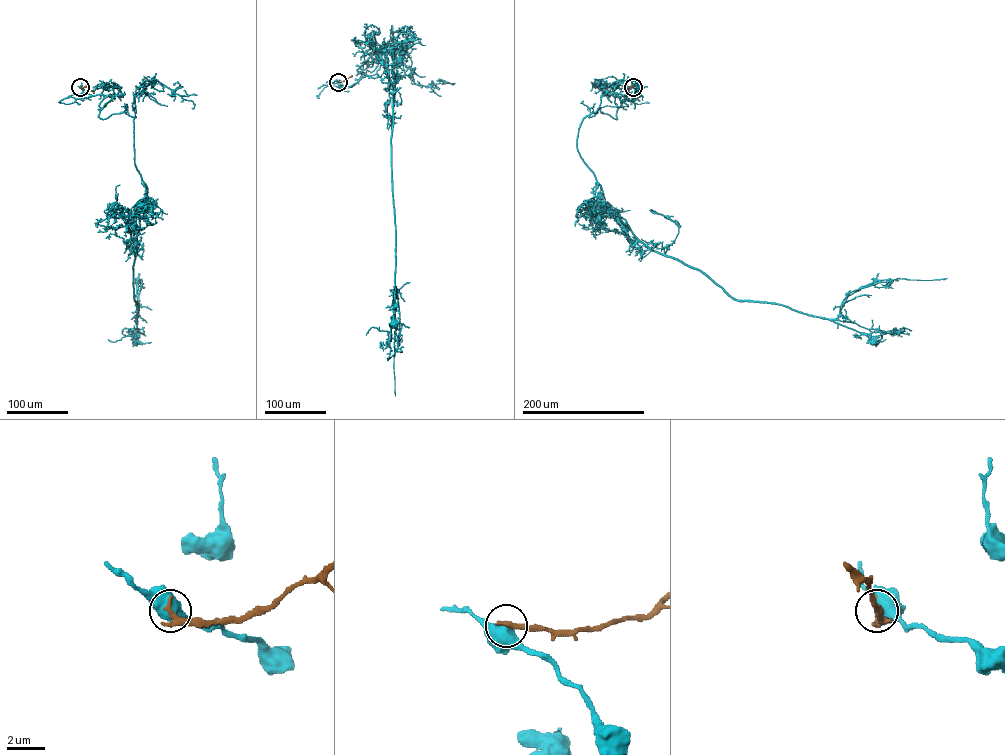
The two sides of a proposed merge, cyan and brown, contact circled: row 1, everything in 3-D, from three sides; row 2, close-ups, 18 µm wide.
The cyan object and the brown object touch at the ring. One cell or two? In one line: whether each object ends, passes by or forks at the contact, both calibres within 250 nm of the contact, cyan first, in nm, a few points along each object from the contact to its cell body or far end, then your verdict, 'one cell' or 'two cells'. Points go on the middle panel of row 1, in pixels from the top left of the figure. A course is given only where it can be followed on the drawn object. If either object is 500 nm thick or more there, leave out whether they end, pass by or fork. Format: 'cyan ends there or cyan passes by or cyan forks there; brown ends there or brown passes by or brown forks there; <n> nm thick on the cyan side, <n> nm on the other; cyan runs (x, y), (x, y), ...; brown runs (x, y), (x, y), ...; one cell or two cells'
750 nm thick on the cyan side, 360 nm on the other; cyan runs (338, 82), (344, 88), (361, 78), (356, 65), (394, 37), (392, 26), (405, 44), (393, 70), (393, 321); brown runs (338, 82), (351, 75); two cells

